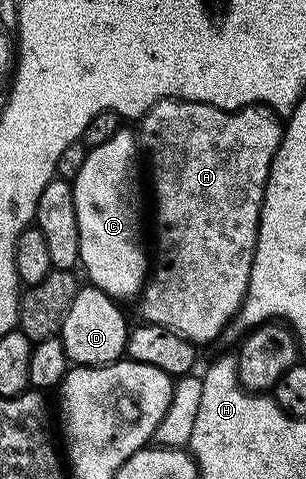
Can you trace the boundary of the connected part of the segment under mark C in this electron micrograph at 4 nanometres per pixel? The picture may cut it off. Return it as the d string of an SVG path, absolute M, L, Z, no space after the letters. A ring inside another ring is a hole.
M121 130L109 138L109 142L101 142L101 146L90 149L85 158L85 166L81 166L81 174L73 182L75 205L77 206L77 230L81 238L79 264L87 271L87 276L94 287L105 294L115 297L120 302L138 297L149 275L149 252L143 249L143 236L139 233L139 188L135 185L135 159L141 156L141 148L137 143L134 131Z

